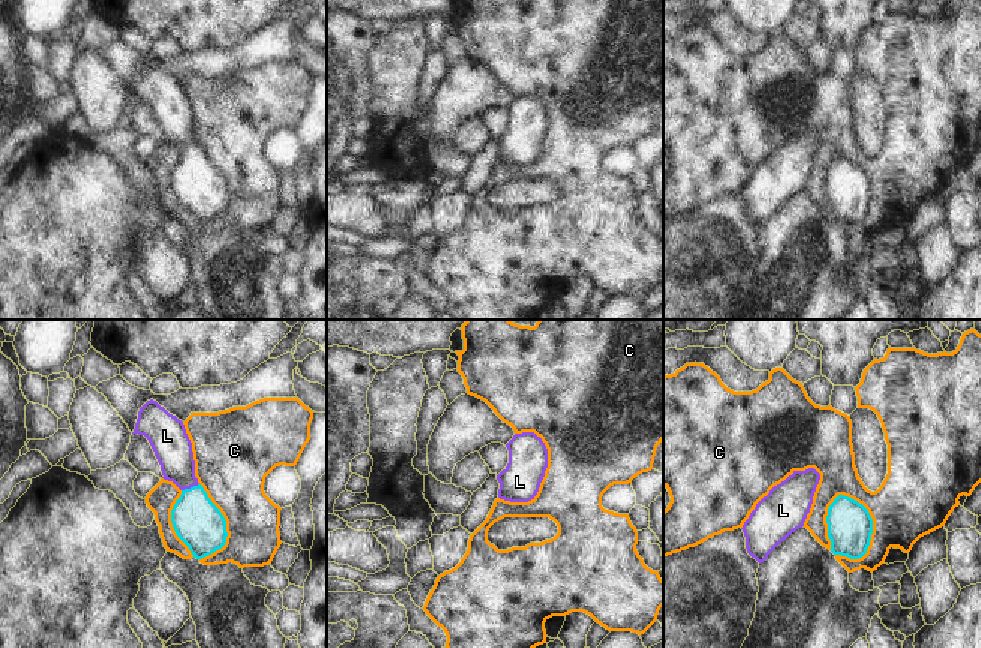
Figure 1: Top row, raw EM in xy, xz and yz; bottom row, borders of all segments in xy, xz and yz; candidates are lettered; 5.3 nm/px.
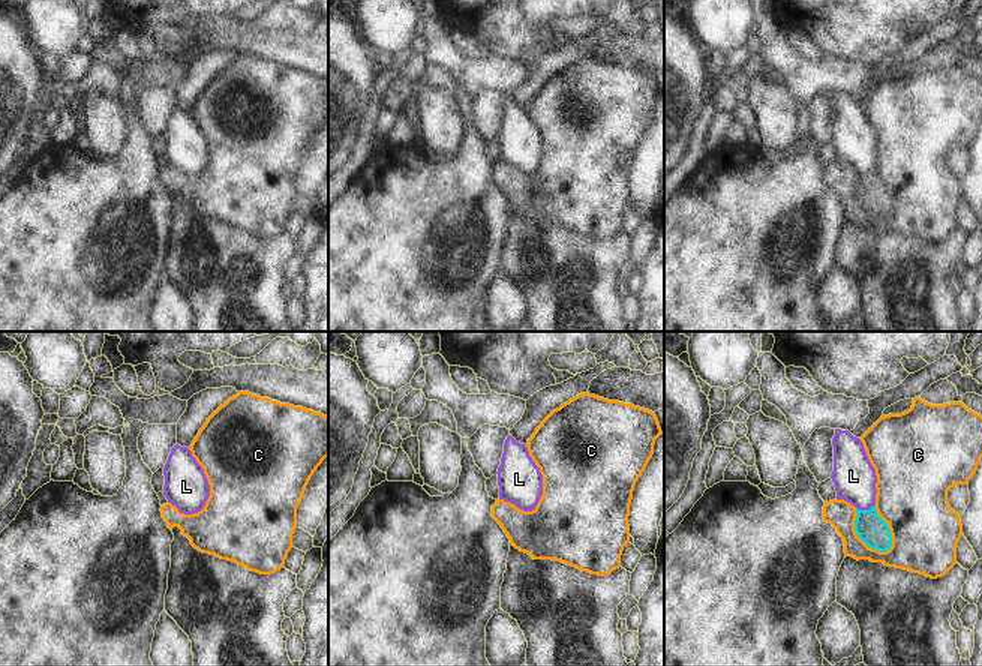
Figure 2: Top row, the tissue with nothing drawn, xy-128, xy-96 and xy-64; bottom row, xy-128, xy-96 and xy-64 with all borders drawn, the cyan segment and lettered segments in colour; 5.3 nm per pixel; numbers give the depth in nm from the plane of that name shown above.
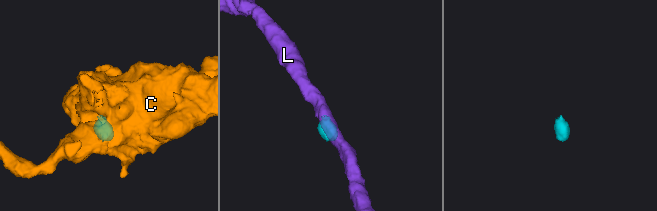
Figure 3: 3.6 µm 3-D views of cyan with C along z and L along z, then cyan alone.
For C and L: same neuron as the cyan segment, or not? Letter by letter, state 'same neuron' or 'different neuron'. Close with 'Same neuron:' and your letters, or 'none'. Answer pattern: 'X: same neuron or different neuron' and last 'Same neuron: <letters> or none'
C: different neuron
L: same neuron
Same neuron: L

